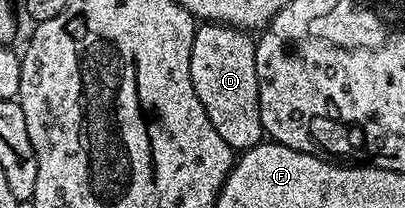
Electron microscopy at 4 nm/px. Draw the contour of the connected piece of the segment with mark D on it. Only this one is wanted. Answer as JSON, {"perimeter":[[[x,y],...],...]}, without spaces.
{"perimeter":[[[203,22],[196,27],[193,38],[193,90],[197,90],[197,98],[201,98],[201,106],[205,106],[209,122],[213,122],[213,130],[217,130],[233,150],[253,148],[265,136],[259,113],[256,41],[247,36],[250,35],[242,28]]]}

